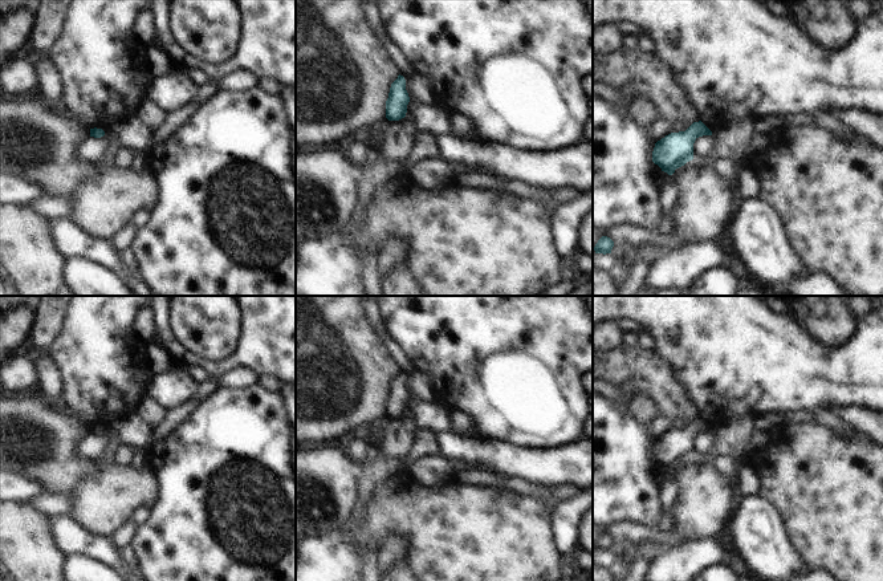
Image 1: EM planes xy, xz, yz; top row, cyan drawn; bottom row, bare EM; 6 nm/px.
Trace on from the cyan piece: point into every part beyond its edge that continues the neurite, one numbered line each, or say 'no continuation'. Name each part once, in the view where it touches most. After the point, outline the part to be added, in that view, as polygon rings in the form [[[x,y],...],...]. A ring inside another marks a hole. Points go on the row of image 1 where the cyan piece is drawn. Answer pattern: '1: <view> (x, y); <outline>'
no continuation

